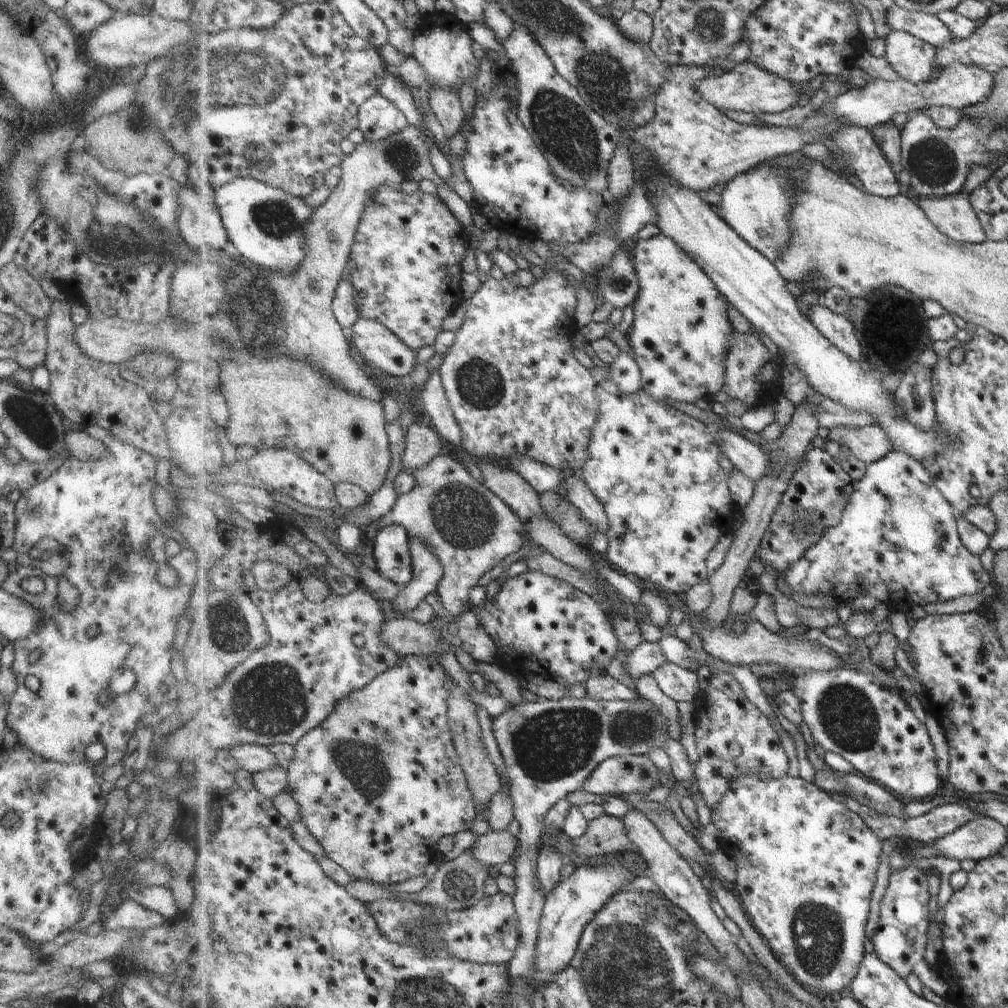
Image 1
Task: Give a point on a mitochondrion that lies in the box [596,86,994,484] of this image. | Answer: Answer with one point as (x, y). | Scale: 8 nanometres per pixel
(933, 161)

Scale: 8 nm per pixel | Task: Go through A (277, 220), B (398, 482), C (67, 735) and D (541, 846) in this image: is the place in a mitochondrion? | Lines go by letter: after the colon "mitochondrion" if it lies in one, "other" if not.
A: mitochondrion
B: other
C: other
D: other

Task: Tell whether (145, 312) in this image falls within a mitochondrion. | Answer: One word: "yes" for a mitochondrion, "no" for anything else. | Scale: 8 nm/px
no

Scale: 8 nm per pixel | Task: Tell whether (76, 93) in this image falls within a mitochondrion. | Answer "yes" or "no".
no

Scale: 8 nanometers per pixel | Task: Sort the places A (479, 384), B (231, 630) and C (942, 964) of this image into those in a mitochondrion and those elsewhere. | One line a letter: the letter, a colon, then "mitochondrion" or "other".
A: mitochondrion
B: mitochondrion
C: other

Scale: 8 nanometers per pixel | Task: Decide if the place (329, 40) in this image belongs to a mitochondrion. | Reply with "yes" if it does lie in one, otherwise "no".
no

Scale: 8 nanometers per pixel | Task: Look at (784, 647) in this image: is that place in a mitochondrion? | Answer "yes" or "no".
no

